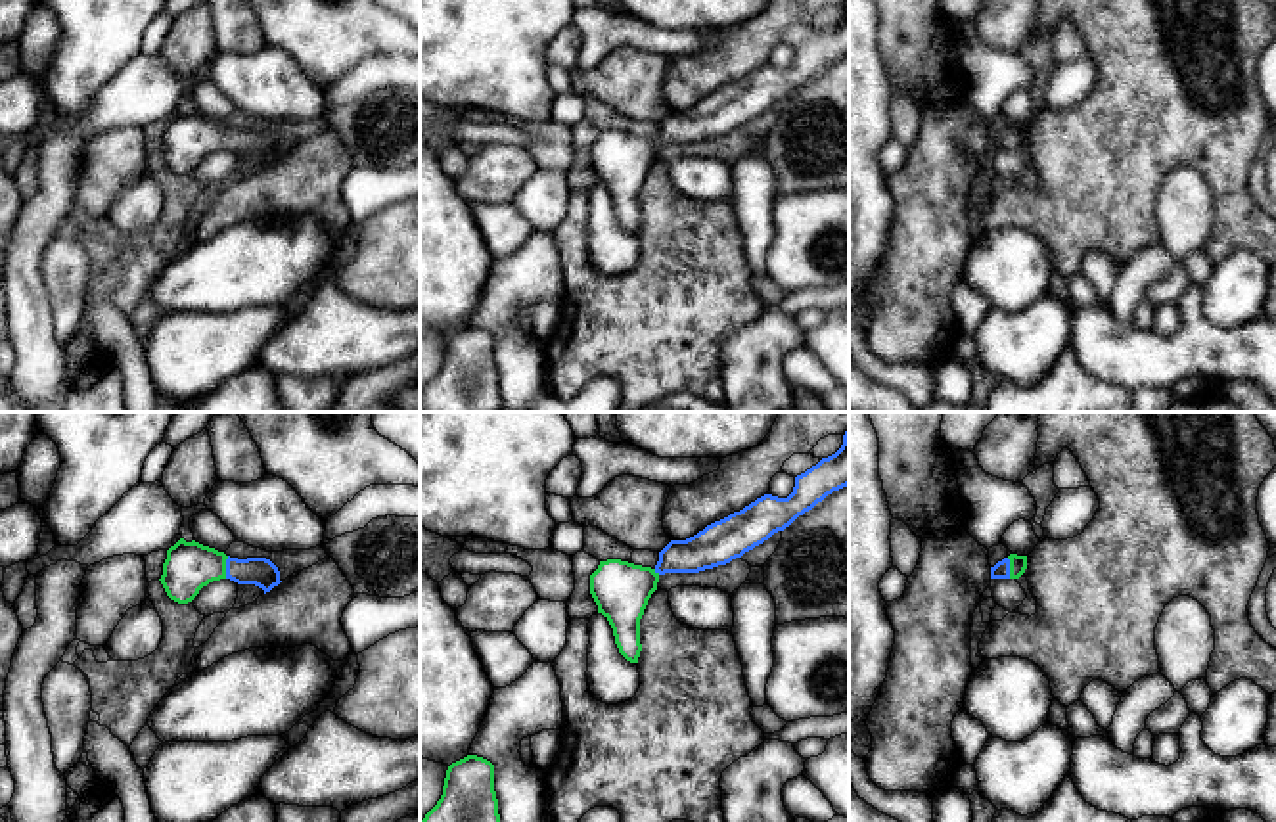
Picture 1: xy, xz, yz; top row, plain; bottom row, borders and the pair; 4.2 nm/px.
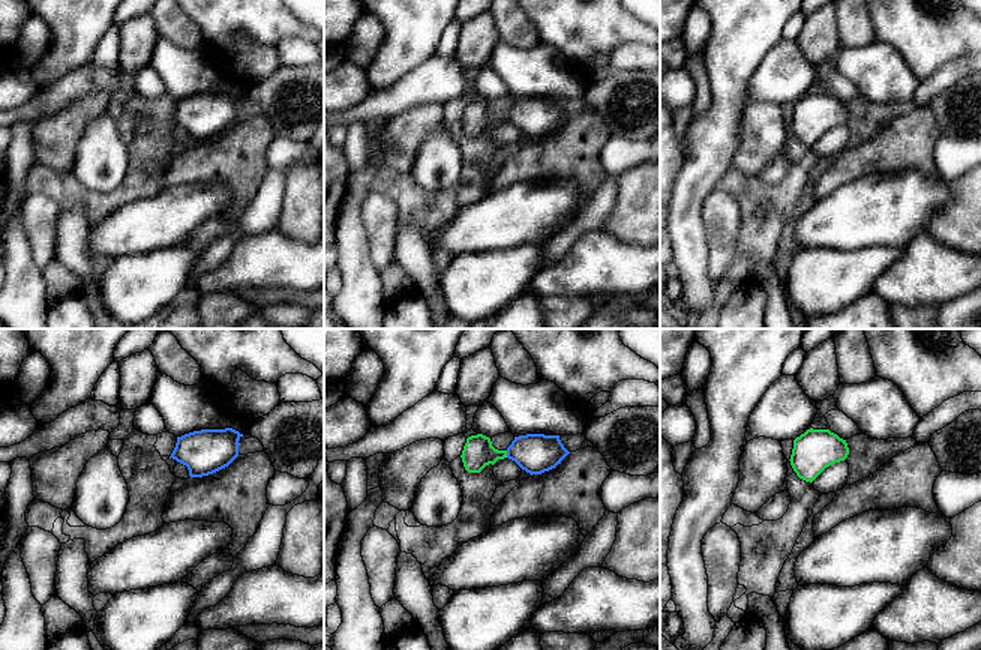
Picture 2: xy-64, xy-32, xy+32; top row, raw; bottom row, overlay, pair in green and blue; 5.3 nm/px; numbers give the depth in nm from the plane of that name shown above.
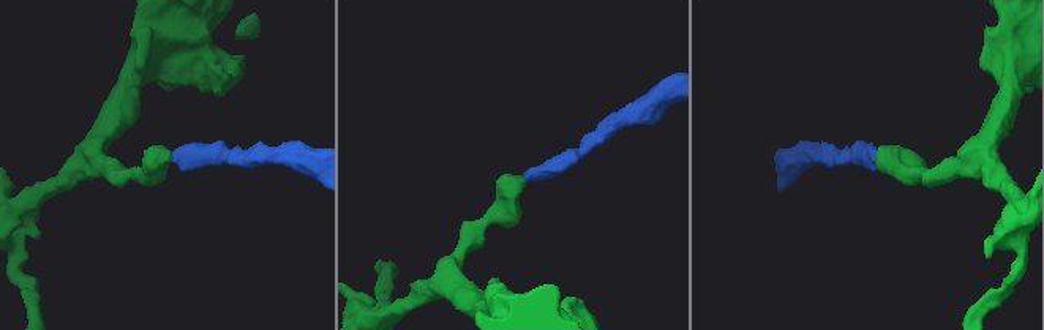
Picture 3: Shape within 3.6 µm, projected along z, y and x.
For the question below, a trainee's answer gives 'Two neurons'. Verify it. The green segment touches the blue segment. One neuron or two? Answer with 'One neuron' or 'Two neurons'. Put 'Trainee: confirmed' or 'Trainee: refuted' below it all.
One neuron
Trainee: refuted

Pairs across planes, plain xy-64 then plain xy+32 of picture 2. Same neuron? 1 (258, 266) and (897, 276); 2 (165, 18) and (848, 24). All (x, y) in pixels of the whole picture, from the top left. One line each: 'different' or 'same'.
1: same
2: same

